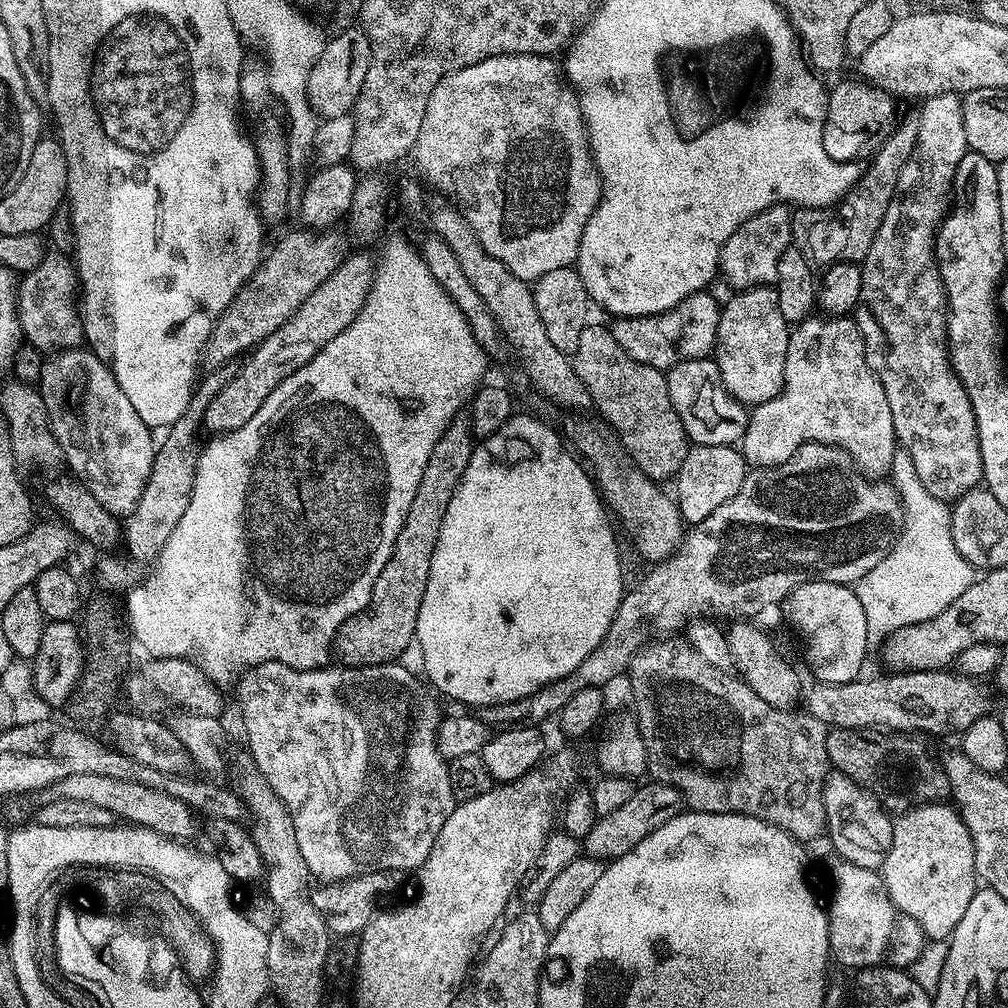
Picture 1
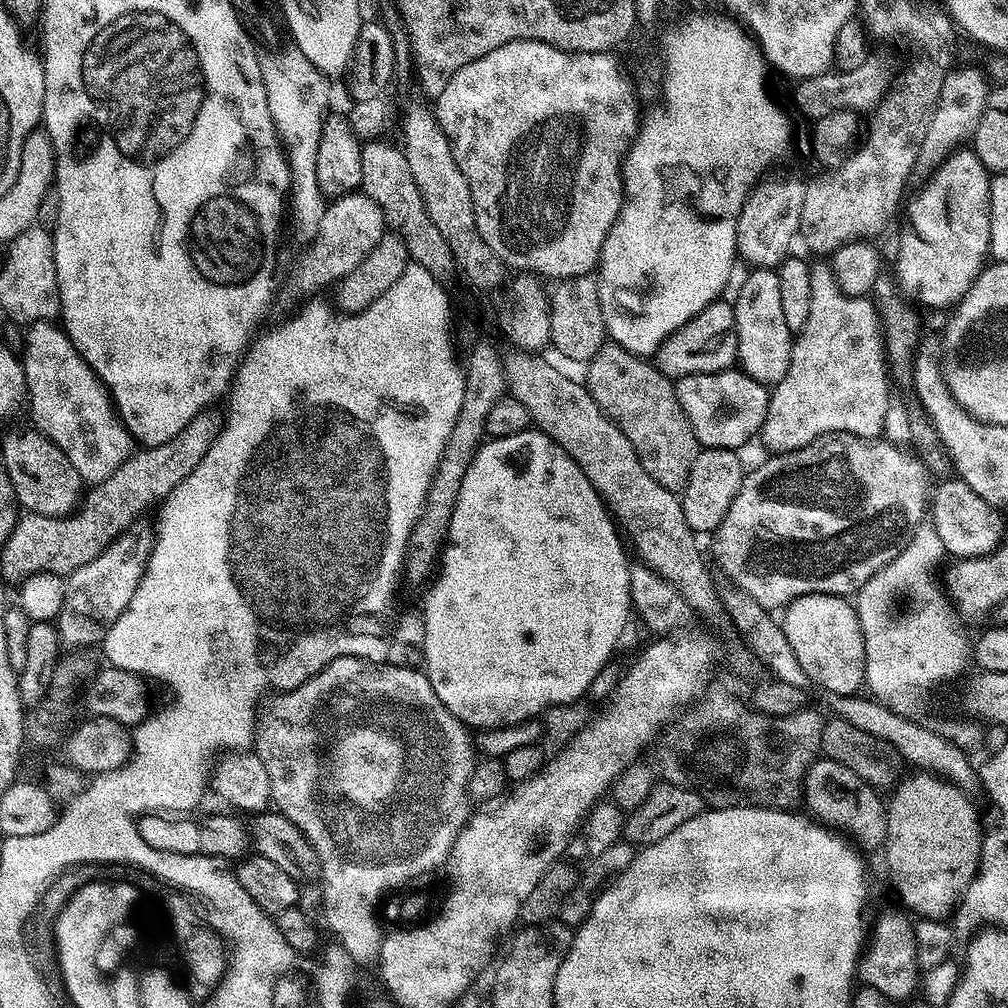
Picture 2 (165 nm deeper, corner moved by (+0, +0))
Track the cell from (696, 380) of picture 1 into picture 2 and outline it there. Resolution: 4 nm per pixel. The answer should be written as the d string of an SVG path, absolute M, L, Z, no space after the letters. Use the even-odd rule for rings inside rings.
M743 370L690 374L675 381L675 385L678 402L701 446L740 450L751 436L761 435L770 392Z

